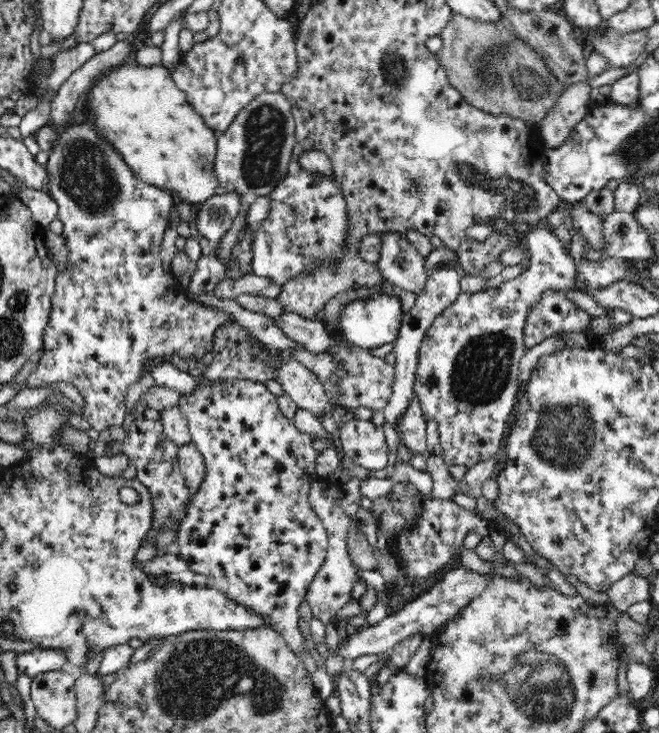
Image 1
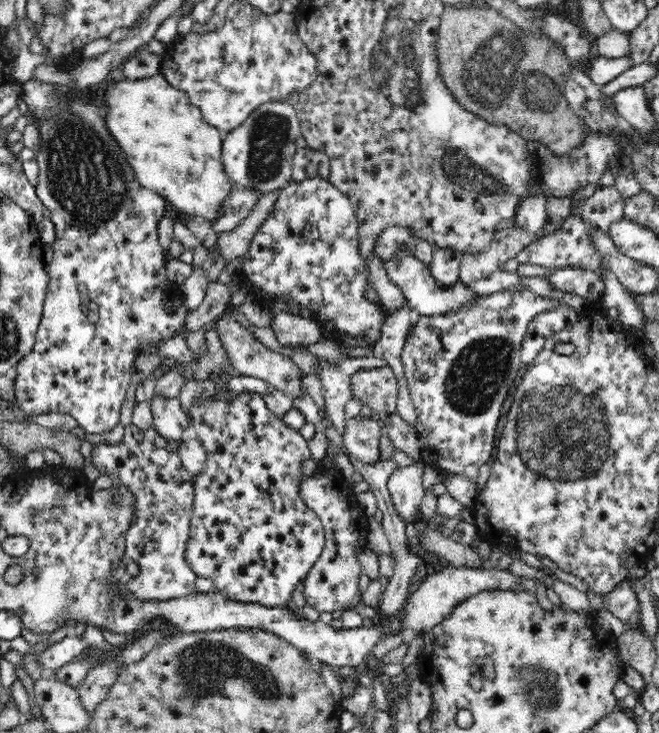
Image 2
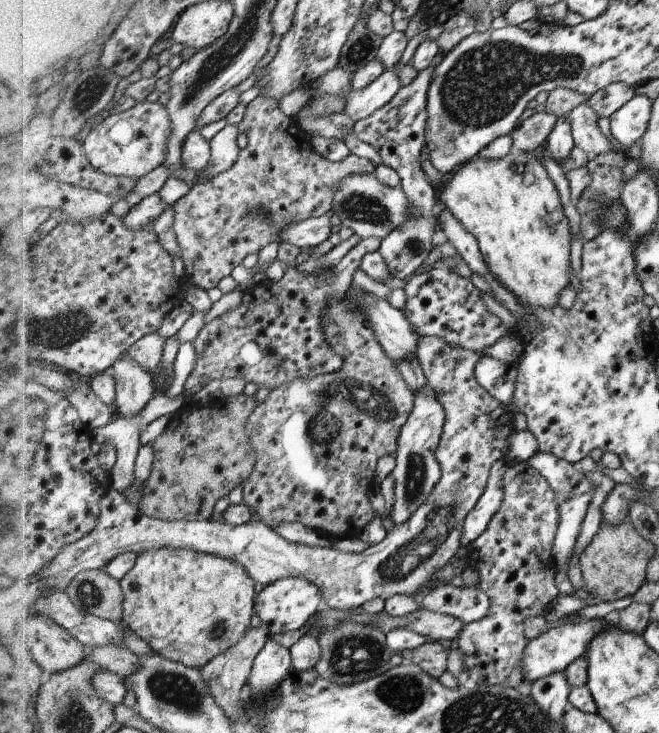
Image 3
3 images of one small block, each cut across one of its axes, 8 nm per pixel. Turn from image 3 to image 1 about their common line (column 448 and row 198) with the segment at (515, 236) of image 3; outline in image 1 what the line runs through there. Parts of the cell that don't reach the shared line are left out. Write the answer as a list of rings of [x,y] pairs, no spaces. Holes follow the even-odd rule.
[[[138,63],[138,66],[120,66],[118,70],[114,70],[114,72],[110,72],[110,74],[104,74],[104,76],[100,78],[100,82],[94,84],[94,88],[90,90],[90,106],[92,106],[90,116],[92,116],[92,120],[96,122],[96,128],[102,132],[103,140],[106,140],[111,148],[116,149],[116,151],[122,155],[126,164],[142,182],[164,187],[168,189],[170,193],[174,194],[177,201],[189,203],[190,205],[206,203],[220,192],[218,177],[214,174],[214,160],[217,152],[217,132],[204,122],[204,119],[194,110],[190,102],[188,102],[186,93],[180,90],[177,87],[177,83],[173,81],[170,69],[161,64],[158,66],[145,66]]]

